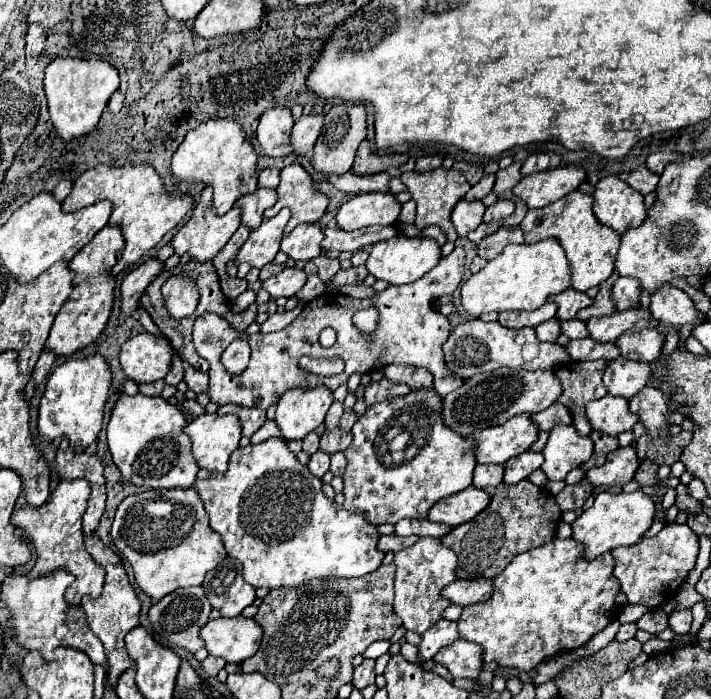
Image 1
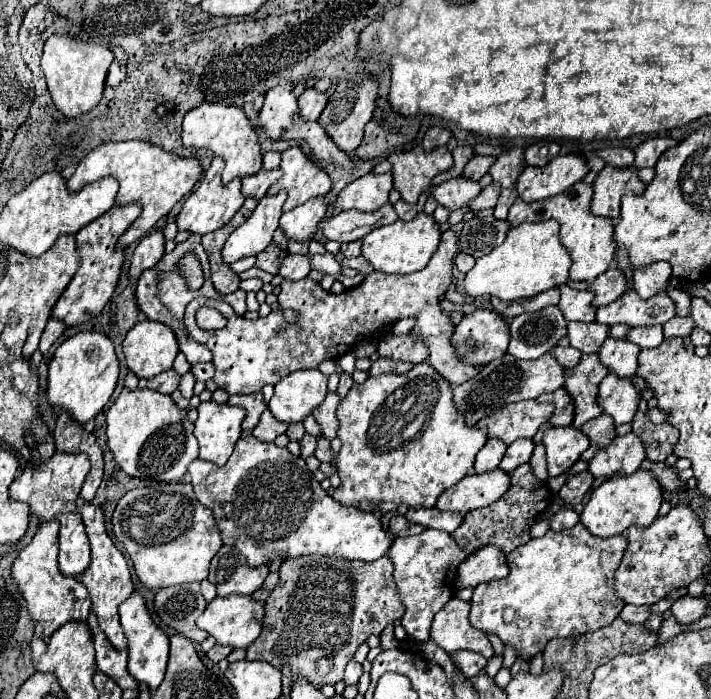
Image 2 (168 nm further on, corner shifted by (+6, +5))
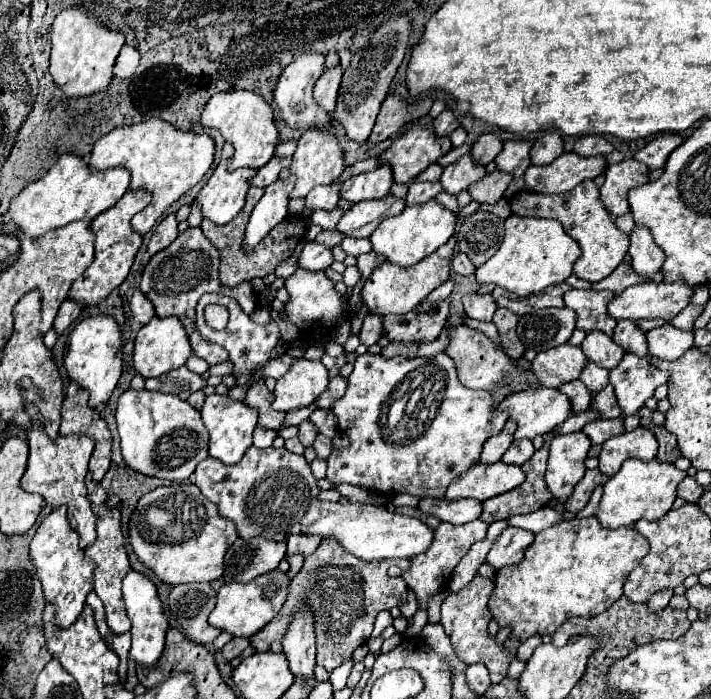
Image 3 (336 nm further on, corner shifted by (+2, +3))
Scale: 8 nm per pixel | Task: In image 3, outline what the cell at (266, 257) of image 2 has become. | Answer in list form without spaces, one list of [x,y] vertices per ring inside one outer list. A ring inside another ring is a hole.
[[[249,187],[247,191],[247,199],[245,199],[245,205],[241,209],[241,213],[237,213],[237,217],[233,221],[229,221],[229,225],[213,225],[213,221],[209,219],[203,219],[201,221],[201,229],[205,233],[205,237],[219,249],[221,253],[221,267],[219,267],[219,277],[221,277],[221,283],[227,285],[227,287],[235,287],[239,285],[241,281],[247,281],[247,279],[264,278],[267,273],[273,273],[277,263],[285,261],[291,251],[295,251],[295,247],[305,241],[307,237],[307,219],[303,215],[287,215],[275,229],[269,231],[269,235],[253,249],[243,249],[243,239],[245,239],[245,227],[247,227],[247,221],[249,221],[249,215],[255,207],[255,203],[263,197],[263,189],[259,187]]]

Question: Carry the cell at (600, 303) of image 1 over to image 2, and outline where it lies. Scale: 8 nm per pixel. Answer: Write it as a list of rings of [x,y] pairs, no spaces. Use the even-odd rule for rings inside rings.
[[[609,267],[595,281],[591,281],[589,291],[593,291],[593,307],[609,305],[627,289],[627,279],[617,267]]]

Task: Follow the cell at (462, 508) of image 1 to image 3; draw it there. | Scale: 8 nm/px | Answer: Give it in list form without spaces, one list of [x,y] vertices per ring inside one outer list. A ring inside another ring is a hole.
[[[497,461],[493,465],[479,463],[479,465],[473,465],[469,473],[463,473],[461,477],[457,477],[457,481],[449,485],[445,497],[485,501],[495,495],[511,491],[523,481],[525,481],[525,473],[517,465],[505,465],[503,461]]]

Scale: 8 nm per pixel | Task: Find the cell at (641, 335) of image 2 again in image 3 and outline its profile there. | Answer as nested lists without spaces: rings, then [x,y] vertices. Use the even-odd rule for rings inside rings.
[[[667,323],[663,327],[651,329],[647,333],[647,343],[651,357],[673,361],[693,347],[693,331],[683,331]]]

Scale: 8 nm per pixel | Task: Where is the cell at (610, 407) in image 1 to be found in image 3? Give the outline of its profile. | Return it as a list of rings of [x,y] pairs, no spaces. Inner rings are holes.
[[[625,353],[621,363],[611,371],[611,385],[615,387],[617,401],[623,409],[623,415],[635,415],[649,397],[653,397],[659,385],[665,385],[669,371],[661,371],[645,357]]]

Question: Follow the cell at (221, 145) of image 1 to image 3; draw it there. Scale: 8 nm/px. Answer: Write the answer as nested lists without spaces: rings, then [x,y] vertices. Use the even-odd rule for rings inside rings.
[[[227,91],[213,95],[203,109],[201,125],[219,129],[225,141],[235,147],[229,171],[235,171],[239,167],[263,167],[273,157],[273,151],[279,143],[279,129],[275,125],[273,107],[253,91]]]

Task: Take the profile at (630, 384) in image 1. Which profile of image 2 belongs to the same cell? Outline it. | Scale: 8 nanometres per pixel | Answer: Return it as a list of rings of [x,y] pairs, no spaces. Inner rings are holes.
[[[607,339],[601,345],[599,359],[617,377],[633,377],[637,373],[637,357],[639,347],[625,339]]]

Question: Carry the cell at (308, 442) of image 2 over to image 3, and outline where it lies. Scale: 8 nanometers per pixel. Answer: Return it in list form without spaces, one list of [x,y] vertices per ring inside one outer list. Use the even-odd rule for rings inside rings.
[[[307,419],[299,425],[299,441],[303,443],[303,447],[311,447],[313,441],[317,437],[317,427]]]

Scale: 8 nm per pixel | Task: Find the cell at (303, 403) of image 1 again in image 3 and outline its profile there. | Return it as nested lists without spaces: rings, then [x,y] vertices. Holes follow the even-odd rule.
[[[295,359],[275,385],[273,409],[291,411],[295,407],[311,405],[327,389],[327,383],[327,367],[321,361]]]

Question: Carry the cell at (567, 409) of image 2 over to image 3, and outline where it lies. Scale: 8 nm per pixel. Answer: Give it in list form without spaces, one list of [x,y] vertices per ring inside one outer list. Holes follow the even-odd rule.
[[[579,379],[561,385],[559,391],[565,393],[565,395],[571,399],[573,413],[581,413],[581,411],[585,411],[585,409],[591,405],[591,391],[589,391],[589,389],[585,387],[585,383],[581,383]]]

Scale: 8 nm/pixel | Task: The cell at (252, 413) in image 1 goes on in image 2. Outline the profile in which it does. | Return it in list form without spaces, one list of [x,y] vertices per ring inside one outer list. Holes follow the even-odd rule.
[[[251,393],[251,395],[231,395],[227,405],[237,405],[243,407],[247,411],[245,419],[243,419],[243,429],[253,429],[261,417],[261,413],[265,411],[265,401],[261,393]]]

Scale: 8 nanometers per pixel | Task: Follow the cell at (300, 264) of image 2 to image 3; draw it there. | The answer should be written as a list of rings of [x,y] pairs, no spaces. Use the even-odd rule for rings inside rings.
[[[307,241],[301,255],[299,255],[299,267],[301,269],[321,271],[321,269],[327,269],[331,263],[333,263],[331,247],[317,243],[317,241]]]

